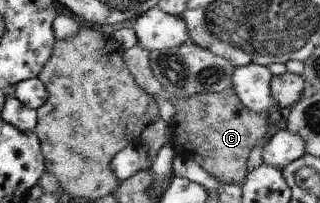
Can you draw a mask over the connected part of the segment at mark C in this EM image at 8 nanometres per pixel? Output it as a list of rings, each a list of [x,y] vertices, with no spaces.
[[[232,87],[220,92],[205,92],[186,98],[167,95],[167,99],[171,100],[176,109],[169,122],[170,143],[174,153],[194,161],[224,184],[236,184],[241,187],[247,173],[247,157],[253,145],[267,133],[269,113],[259,113],[248,108]]]

